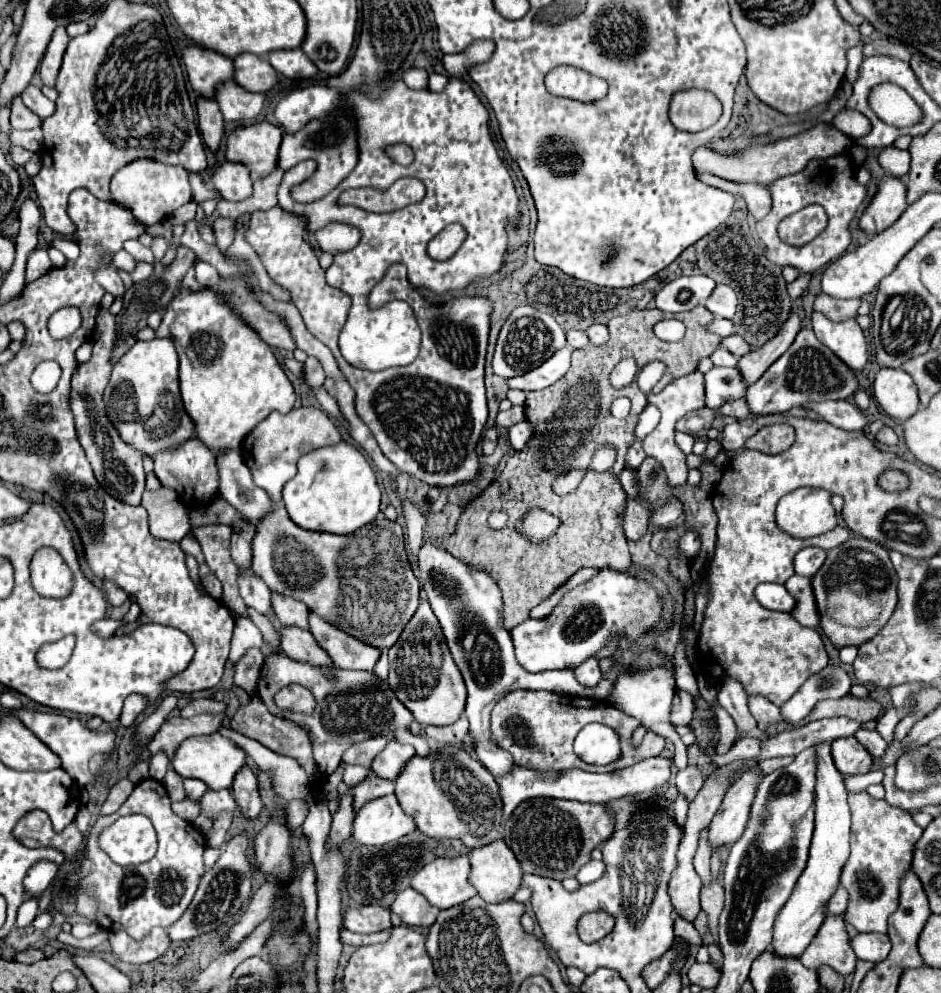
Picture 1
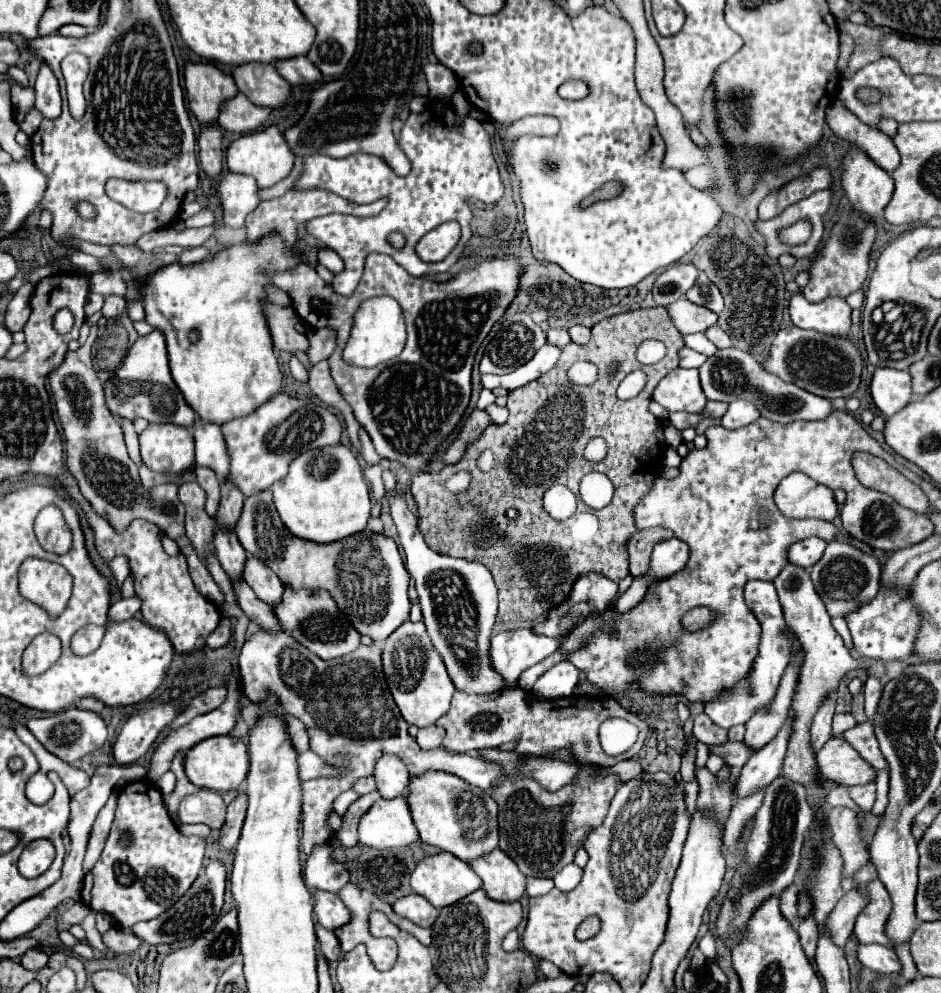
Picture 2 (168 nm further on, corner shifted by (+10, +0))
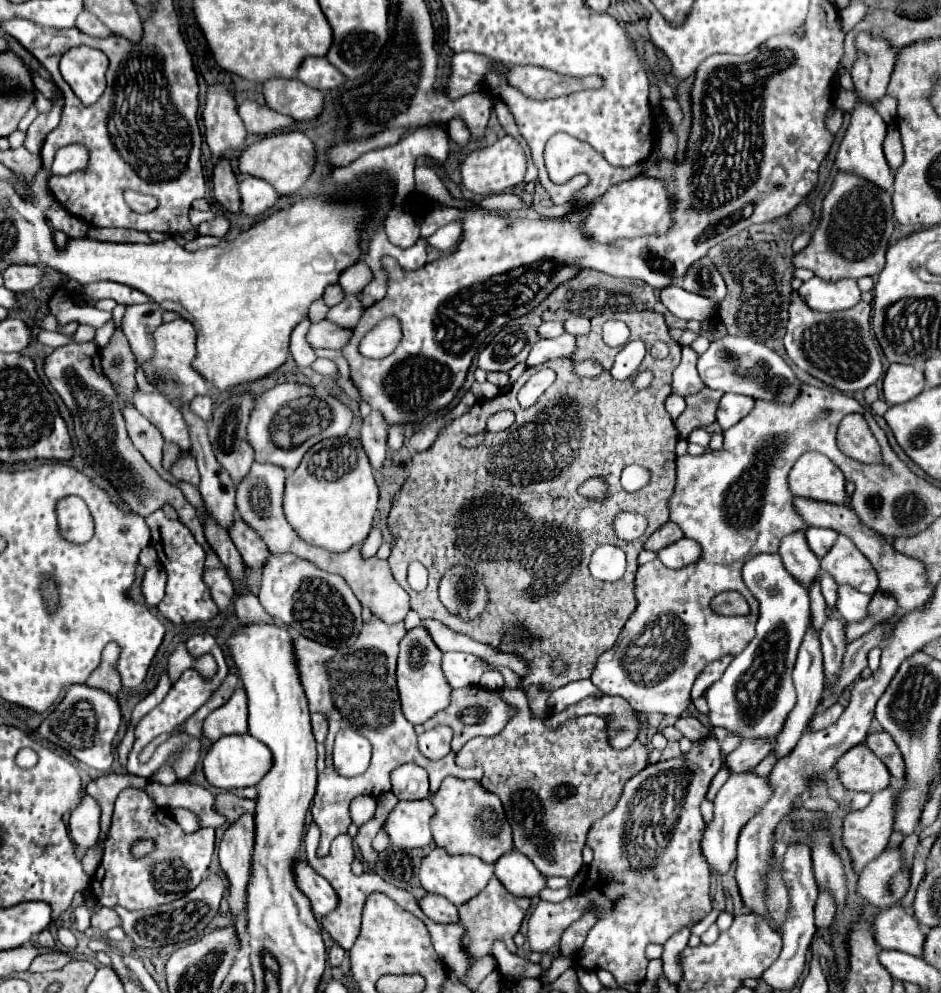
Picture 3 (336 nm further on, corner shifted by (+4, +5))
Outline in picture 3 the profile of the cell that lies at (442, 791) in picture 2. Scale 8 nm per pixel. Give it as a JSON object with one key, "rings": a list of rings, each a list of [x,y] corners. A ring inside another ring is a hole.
{"rings":[[[446,777],[438,789],[438,793],[434,793],[430,797],[430,801],[436,807],[436,815],[430,821],[430,829],[432,829],[432,837],[436,841],[438,847],[442,847],[446,853],[450,855],[474,855],[490,865],[494,865],[504,853],[512,851],[512,827],[506,821],[502,803],[498,799],[498,795],[486,791],[478,781],[464,781],[464,779],[456,779],[456,777]]]}

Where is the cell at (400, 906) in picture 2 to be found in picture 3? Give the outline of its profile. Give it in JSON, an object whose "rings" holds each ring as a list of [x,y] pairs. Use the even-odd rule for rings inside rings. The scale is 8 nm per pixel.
{"rings":[[[428,893],[424,899],[420,899],[420,907],[436,923],[458,923],[458,907],[446,897]]]}

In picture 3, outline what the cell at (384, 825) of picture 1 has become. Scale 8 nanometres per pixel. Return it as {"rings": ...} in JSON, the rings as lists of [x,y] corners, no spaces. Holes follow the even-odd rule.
{"rings":[[[428,799],[398,801],[384,825],[384,831],[390,835],[392,845],[402,849],[420,849],[434,841],[430,835],[432,817],[434,805]]]}

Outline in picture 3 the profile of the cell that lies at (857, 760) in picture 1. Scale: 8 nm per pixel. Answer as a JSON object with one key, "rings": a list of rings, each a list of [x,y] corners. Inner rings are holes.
{"rings":[[[866,745],[846,751],[836,763],[836,771],[842,785],[850,791],[876,793],[886,789],[892,779],[886,765]]]}

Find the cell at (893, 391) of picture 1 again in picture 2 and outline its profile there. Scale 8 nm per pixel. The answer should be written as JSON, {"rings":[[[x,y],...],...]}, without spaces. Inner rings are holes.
{"rings":[[[876,368],[870,382],[870,394],[884,418],[890,418],[910,402],[910,374],[906,370]]]}

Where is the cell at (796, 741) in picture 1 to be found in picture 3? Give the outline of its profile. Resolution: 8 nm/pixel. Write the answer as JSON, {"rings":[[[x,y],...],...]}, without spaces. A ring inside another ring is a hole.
{"rings":[[[678,717],[674,727],[678,727],[678,731],[682,731],[682,735],[690,741],[698,741],[708,735],[708,729],[696,717]]]}

